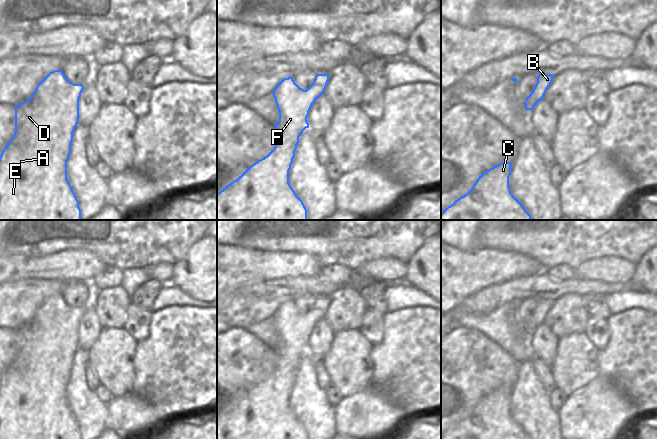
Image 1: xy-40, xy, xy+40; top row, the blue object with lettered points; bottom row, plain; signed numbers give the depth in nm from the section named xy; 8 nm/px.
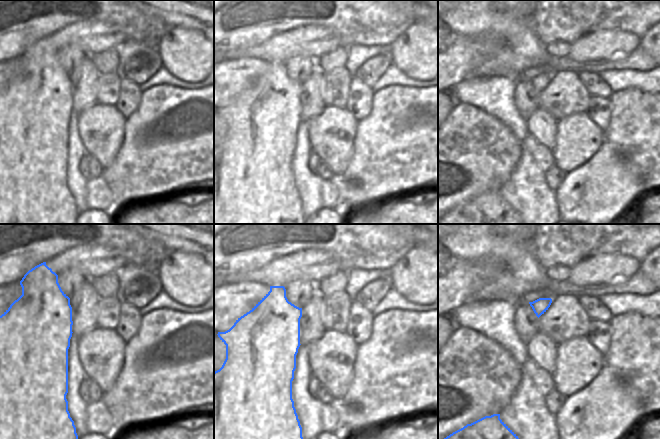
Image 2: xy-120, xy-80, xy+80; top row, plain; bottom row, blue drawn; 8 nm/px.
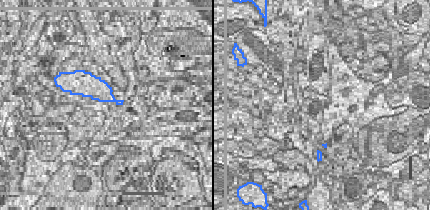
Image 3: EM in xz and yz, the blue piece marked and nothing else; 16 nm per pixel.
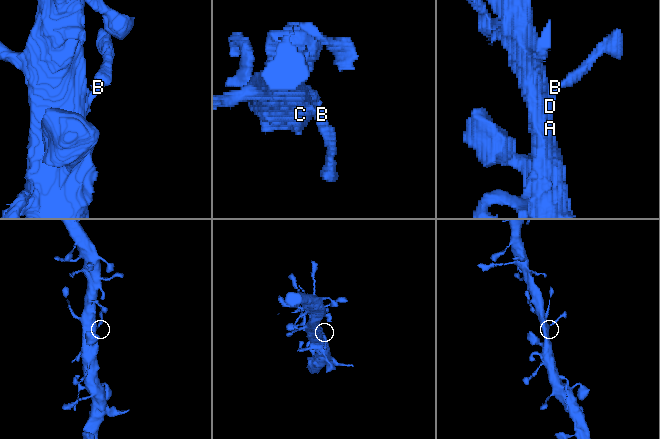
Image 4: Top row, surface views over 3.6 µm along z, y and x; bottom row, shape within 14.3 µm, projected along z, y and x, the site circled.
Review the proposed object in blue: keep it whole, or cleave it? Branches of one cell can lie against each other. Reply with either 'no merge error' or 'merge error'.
no merge error

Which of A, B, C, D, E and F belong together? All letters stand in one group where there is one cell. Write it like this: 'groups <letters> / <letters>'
groups A B C D E F

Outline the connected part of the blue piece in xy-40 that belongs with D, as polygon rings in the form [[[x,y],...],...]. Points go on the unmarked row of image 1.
[[[54,294],[39,306],[28,324],[15,329],[15,357],[0,379],[0,439],[81,439],[79,425],[67,403],[67,385],[71,377],[73,357],[79,347],[79,323],[83,313],[83,308],[70,306],[63,294]]]

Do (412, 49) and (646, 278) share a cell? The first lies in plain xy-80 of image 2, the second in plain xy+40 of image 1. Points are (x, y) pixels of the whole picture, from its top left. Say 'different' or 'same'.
same

